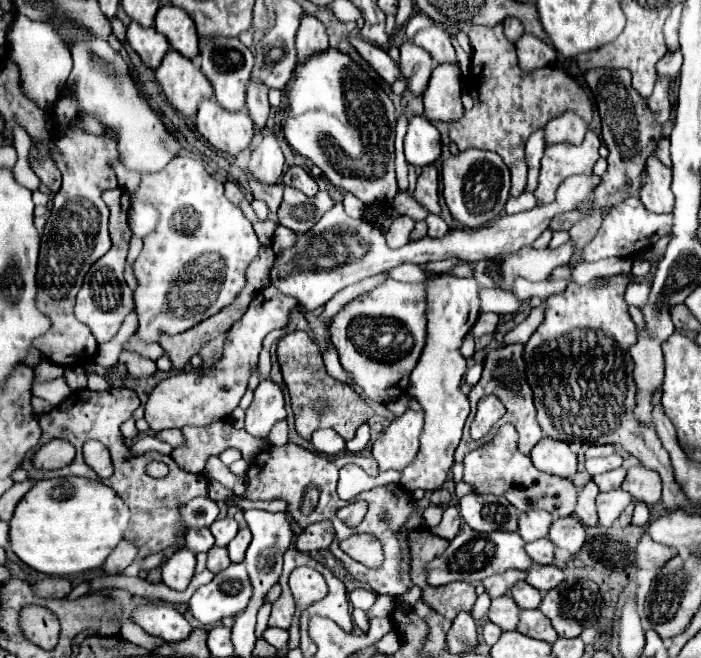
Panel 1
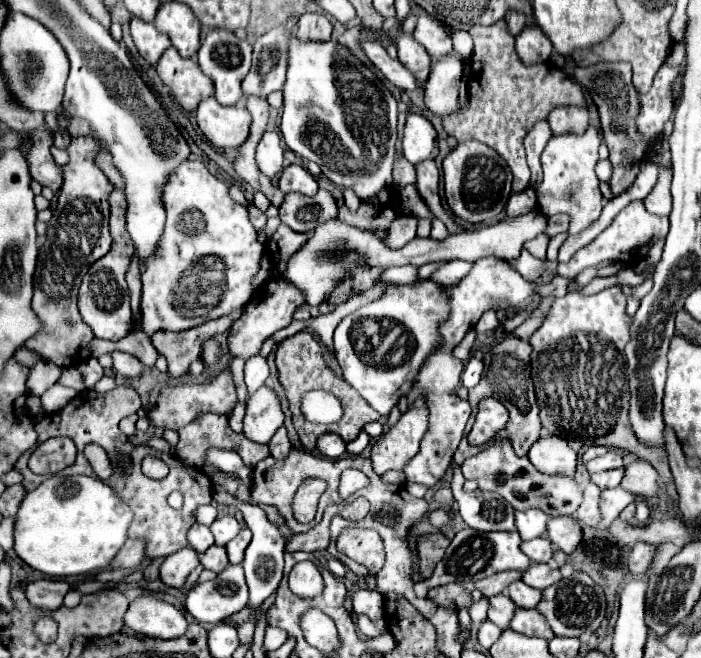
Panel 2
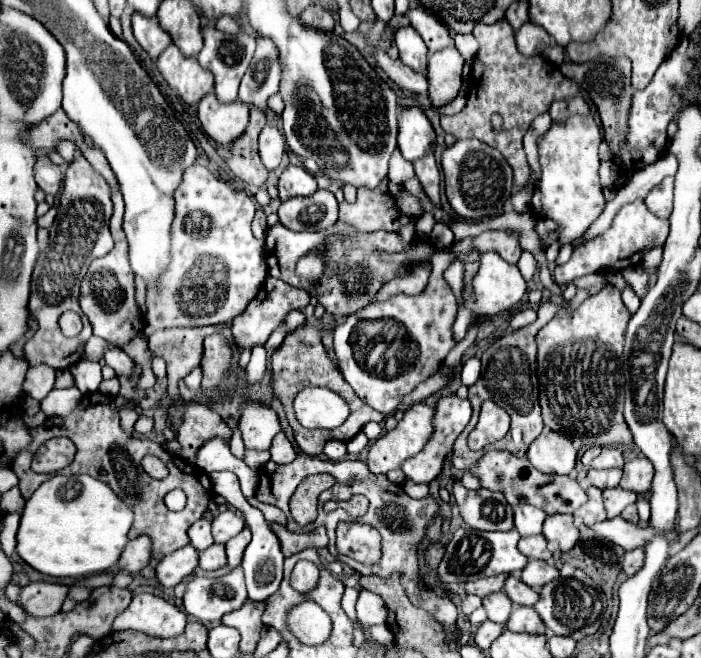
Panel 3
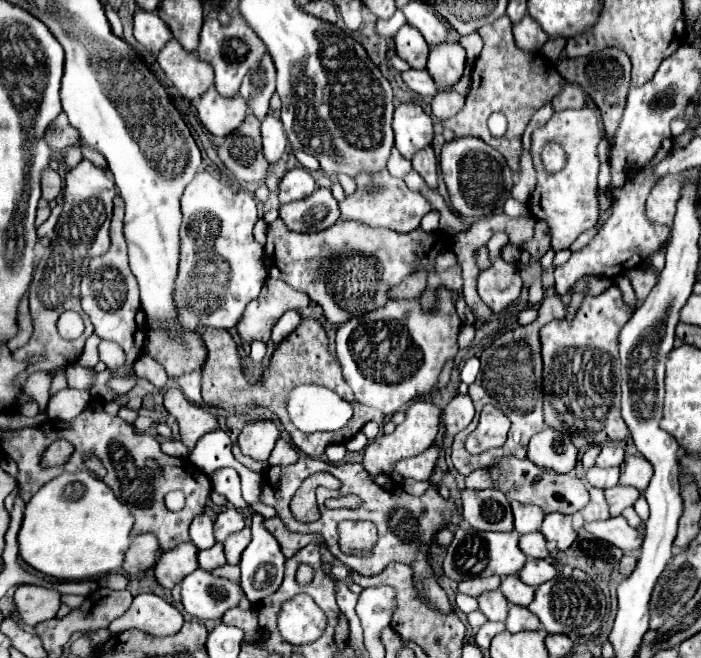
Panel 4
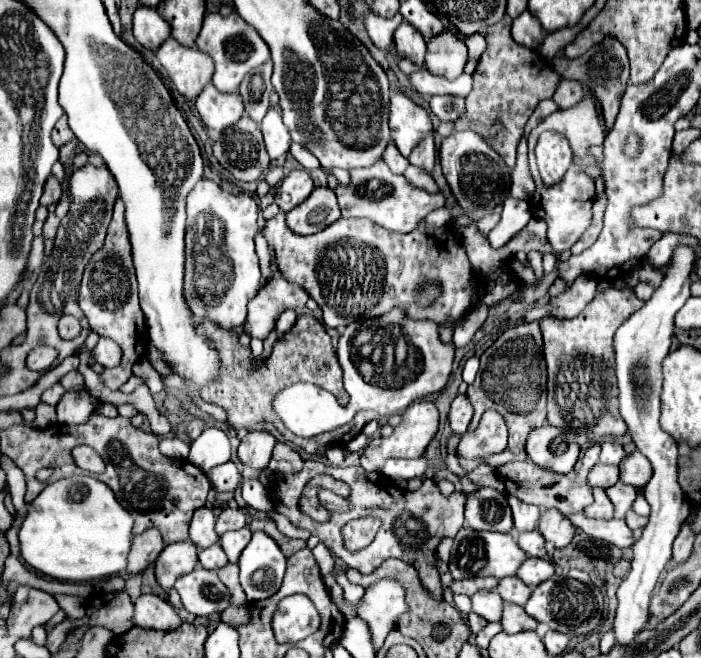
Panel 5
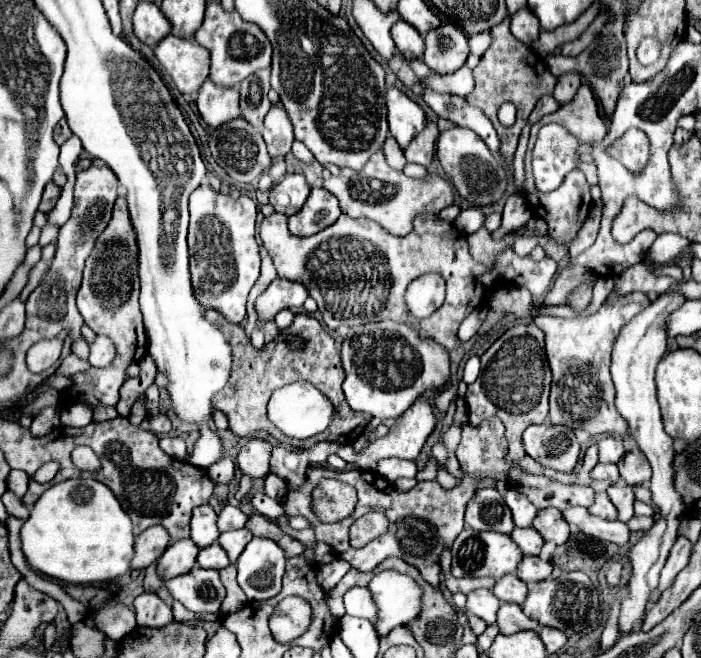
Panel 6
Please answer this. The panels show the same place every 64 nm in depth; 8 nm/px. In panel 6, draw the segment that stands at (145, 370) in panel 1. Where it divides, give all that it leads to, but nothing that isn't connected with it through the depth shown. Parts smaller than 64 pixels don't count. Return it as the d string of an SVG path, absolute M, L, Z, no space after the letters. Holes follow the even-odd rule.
M96 336L96 340L90 344L90 356L88 356L88 362L92 366L106 366L114 360L114 344L112 340L108 340L106 336Z

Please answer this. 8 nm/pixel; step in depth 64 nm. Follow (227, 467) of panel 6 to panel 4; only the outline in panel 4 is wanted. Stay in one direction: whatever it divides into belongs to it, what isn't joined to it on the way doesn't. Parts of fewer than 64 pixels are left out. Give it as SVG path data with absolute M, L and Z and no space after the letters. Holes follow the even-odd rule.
M220 468L220 470L212 472L208 478L212 482L214 492L224 494L238 508L246 508L246 502L240 496L240 476L234 468Z

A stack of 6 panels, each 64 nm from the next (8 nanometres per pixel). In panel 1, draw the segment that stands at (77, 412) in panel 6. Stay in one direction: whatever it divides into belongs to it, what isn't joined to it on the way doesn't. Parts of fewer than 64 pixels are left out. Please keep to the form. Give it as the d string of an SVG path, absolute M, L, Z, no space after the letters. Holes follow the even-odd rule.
M56 378L56 380L46 382L46 384L34 384L32 386L32 394L48 400L52 406L58 406L72 394L72 390L64 382L64 378Z

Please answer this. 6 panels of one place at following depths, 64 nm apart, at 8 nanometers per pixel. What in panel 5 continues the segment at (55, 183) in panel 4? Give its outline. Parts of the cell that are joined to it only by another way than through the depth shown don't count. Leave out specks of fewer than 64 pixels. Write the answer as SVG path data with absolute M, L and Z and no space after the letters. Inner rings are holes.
M50 176L50 178L46 180L46 186L44 186L44 194L42 194L42 198L40 198L40 204L48 208L48 206L56 204L56 202L60 200L60 196L62 196L62 184L60 184L54 176Z

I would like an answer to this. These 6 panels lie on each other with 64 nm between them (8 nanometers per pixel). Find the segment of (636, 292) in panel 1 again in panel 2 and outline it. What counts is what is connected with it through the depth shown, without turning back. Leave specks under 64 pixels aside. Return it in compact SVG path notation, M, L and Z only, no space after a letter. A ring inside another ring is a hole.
M648 276L648 278L646 278L642 284L640 284L640 286L636 286L636 288L628 288L628 286L624 286L622 290L624 290L624 294L626 294L626 296L644 298L644 296L646 296L646 294L652 290L652 284L654 284L654 282L652 282L652 278Z

